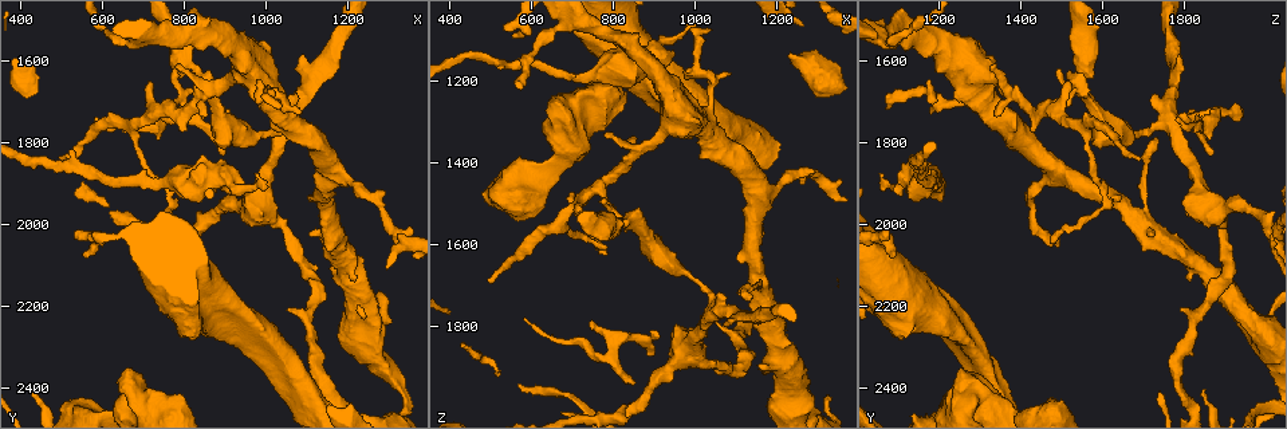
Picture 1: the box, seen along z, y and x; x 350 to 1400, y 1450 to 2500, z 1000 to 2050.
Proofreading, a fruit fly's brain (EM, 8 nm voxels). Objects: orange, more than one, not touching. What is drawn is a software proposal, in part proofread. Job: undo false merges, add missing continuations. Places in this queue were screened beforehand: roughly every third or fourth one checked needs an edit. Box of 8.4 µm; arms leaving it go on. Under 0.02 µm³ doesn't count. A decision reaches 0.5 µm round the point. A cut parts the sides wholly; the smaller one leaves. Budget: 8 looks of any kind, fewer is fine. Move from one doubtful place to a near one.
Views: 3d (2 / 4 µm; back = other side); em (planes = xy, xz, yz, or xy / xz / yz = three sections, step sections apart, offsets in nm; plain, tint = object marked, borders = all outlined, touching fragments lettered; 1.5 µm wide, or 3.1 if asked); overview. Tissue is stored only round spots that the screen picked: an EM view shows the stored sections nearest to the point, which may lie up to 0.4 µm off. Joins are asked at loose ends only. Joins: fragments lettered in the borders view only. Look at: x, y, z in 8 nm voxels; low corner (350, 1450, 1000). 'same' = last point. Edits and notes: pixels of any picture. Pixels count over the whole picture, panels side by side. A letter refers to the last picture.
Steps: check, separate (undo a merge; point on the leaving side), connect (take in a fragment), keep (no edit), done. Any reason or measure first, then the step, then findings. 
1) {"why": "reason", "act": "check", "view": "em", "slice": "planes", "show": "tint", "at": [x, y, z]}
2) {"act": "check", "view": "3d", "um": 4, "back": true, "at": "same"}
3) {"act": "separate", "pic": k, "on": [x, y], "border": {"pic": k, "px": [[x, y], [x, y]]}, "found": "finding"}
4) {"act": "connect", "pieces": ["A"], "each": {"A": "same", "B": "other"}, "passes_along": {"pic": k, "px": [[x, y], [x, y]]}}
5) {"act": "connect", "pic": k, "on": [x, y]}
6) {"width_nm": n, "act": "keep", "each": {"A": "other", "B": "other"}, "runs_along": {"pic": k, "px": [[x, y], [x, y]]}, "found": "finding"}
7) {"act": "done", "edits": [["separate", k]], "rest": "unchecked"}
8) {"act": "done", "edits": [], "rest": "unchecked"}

{"why": "calibre changes", "act": "check", "view": "em", "slice": "planes", "show": "borders", "at": [1040, 1745, 1745]}

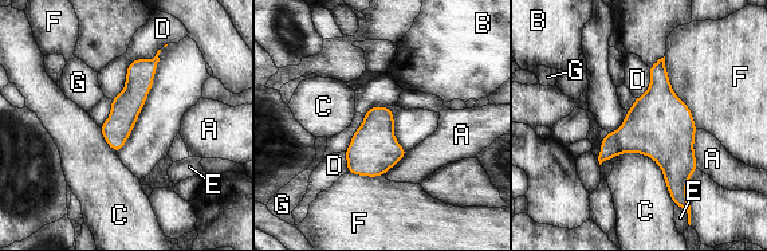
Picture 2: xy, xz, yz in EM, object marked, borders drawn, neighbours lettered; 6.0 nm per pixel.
{"width_nm": 180, "act": "keep", "each": {"A": "other", "B": "other", "C": "other", "D": "other", "E": "other", "F": "other", "G": "other"}, "border": {"pic": 2, "px": [[617, 155], [649, 156], [675, 204]]}, "found": "one neuron here"}

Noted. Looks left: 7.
{"why": "free end", "act": "check", "view": "em", "slice": "planes", "show": "tint", "at": [850, 1715, 1945]}

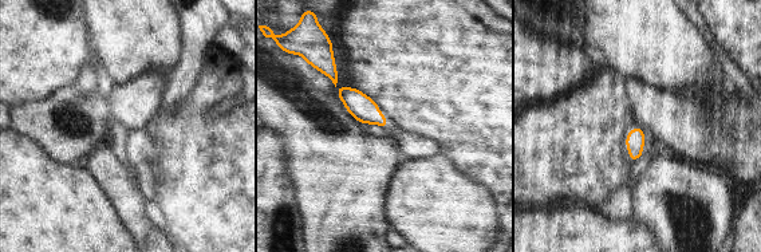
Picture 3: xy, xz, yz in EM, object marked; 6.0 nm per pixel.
{"act": "check", "view": "em", "slice": "planes", "show": "borders", "at": "same"}

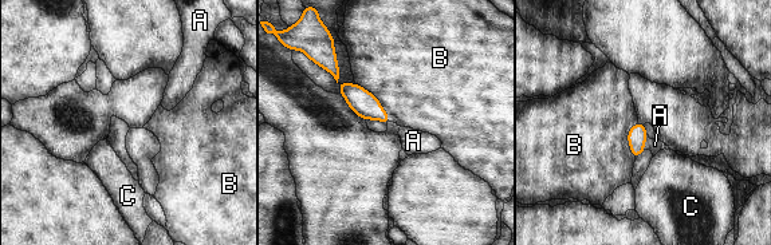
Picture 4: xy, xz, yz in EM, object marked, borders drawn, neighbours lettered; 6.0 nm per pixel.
{"act": "connect", "pic": 4, "on": [655, 145], "each": {"A": "same", "B": "other", "C": "other"}, "passes_along": {"pic": 4, "px": [[637, 134], [645, 141], [655, 145]]}, "found": "the neuron continues"}

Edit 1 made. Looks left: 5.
{"why": "redraw", "act": "check", "view": "overview"}

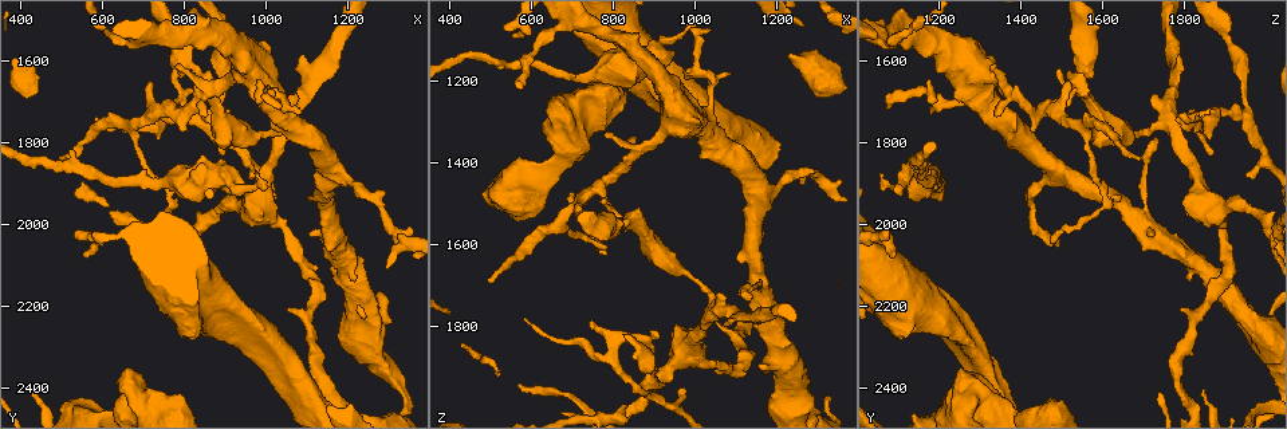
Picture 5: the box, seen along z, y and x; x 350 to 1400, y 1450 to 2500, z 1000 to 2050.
{"why": "calibre changes", "act": "check", "view": "em", "slice": "planes", "show": "borders", "at": [710, 1900, 1185]}

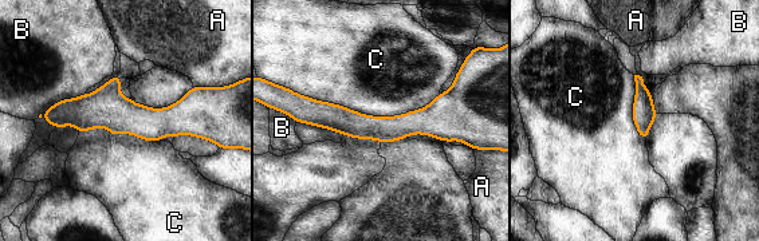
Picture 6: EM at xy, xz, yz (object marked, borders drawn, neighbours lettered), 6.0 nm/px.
{"width_nm": 140, "act": "keep", "each": {"A": "other", "B": "other", "C": "other"}, "border": {"pic": 6, "px": [[294, 91], [366, 115], [439, 94]]}, "found": "one neuron here"}

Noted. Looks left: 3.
{"act": "done", "edits": [["connect", 4]], "rest": "unchecked"}

